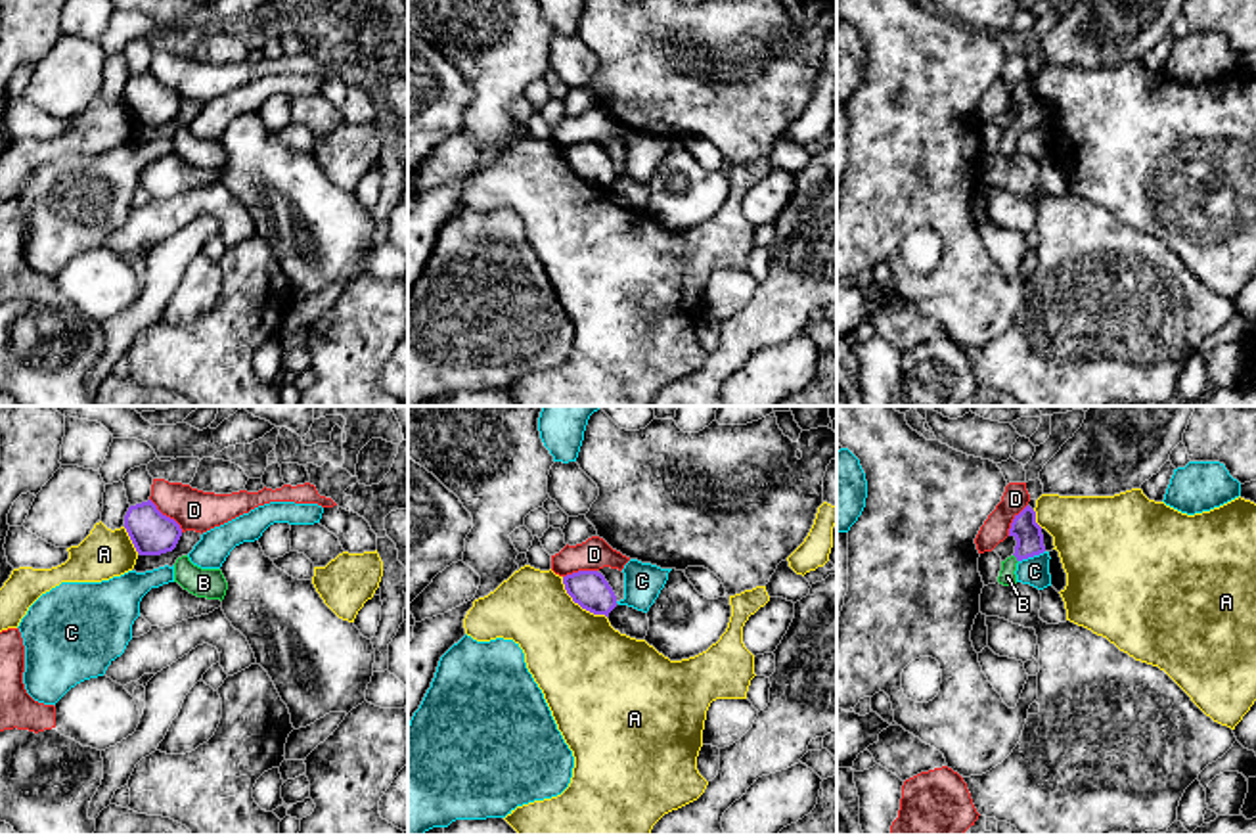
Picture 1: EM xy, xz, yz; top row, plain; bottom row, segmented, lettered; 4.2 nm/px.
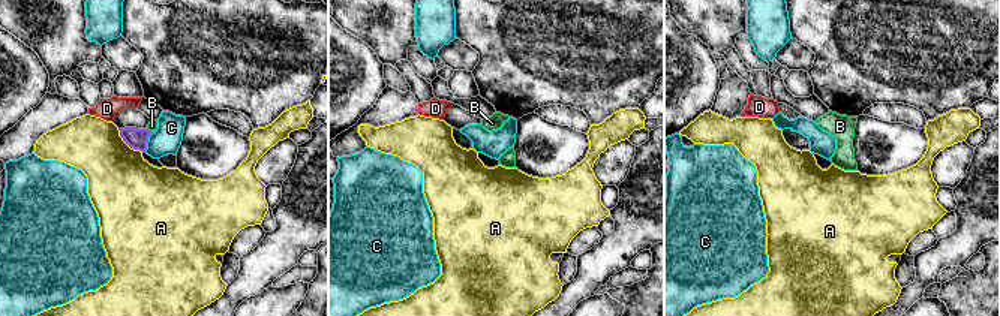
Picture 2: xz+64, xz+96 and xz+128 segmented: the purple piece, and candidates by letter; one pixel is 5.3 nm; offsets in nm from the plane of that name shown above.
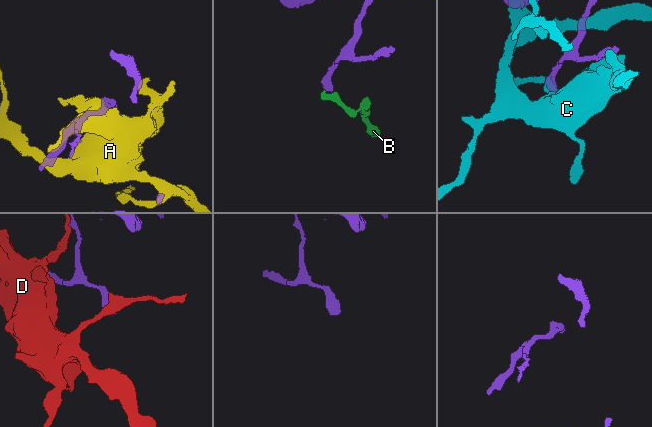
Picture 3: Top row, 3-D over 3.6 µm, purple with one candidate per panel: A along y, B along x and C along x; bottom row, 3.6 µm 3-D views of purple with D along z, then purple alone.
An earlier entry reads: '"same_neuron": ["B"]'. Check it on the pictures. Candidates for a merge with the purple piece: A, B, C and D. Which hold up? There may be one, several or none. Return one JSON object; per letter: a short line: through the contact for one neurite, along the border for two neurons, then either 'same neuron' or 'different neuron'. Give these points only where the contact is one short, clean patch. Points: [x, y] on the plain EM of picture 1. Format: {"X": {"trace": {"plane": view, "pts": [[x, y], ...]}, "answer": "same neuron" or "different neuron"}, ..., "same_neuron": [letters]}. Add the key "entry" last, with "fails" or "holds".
{"A": {"answer": "different neuron"}, "B": {"trace": {"plane": "yz", "pts": [[1029, 108], [1029, 113], [1015, 127], [1008, 138], [1008, 148]]}, "answer": "same neuron"}, "C": {"answer": "different neuron"}, "D": {"answer": "different neuron"}, "same_neuron": ["B"], "entry": "holds"}

